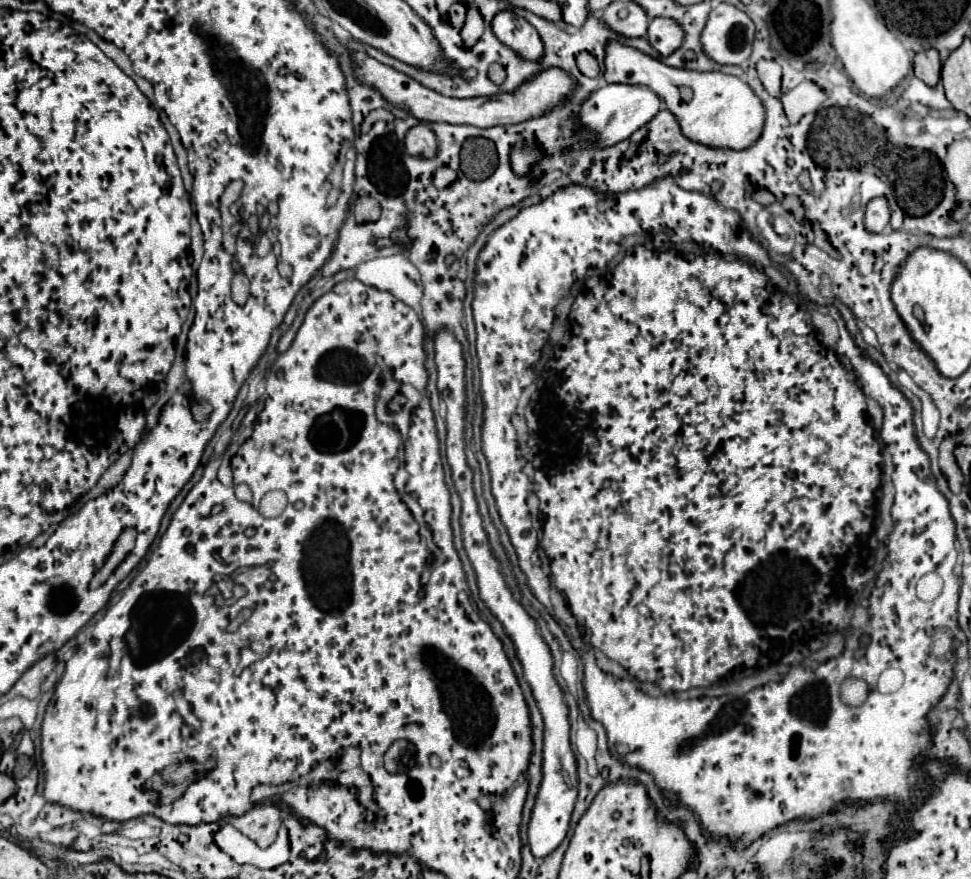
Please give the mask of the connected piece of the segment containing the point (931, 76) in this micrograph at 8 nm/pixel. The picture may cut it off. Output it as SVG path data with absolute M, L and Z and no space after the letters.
M927 49L915 55L915 75L929 87L935 87L941 79L941 59L935 49Z

